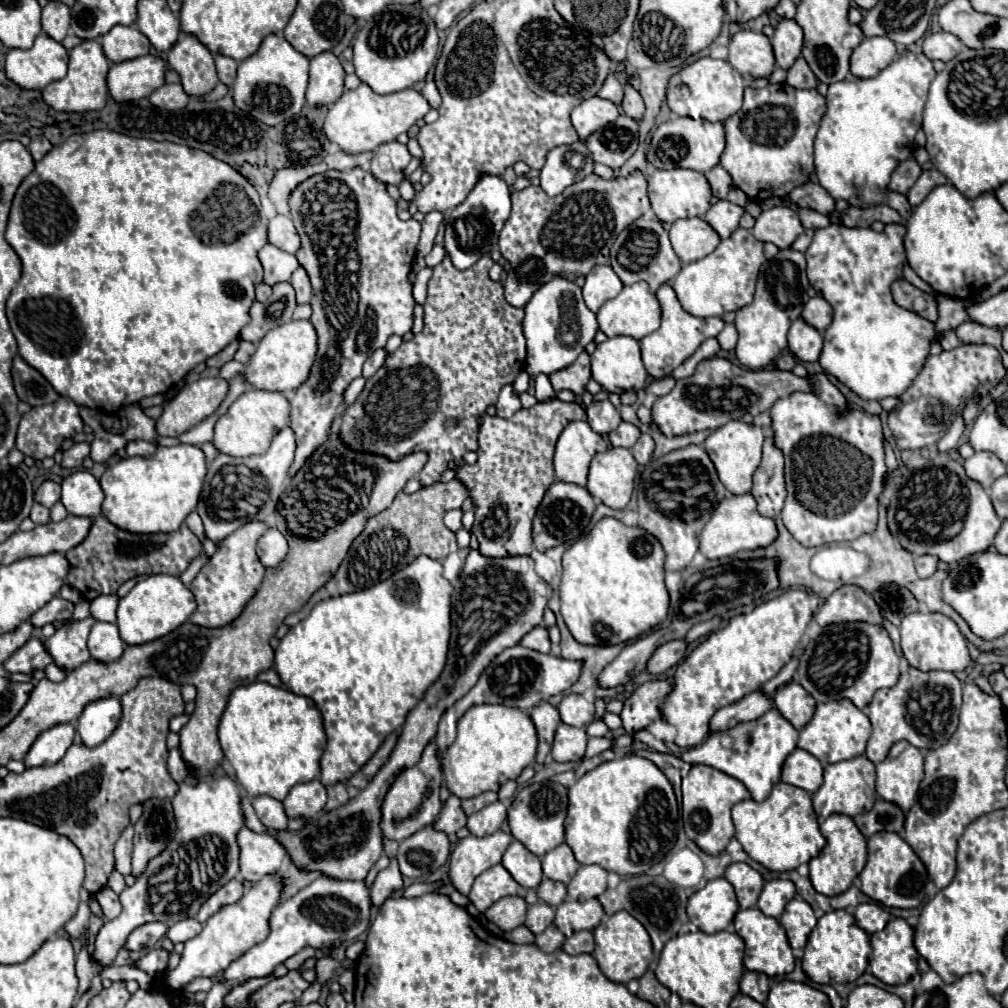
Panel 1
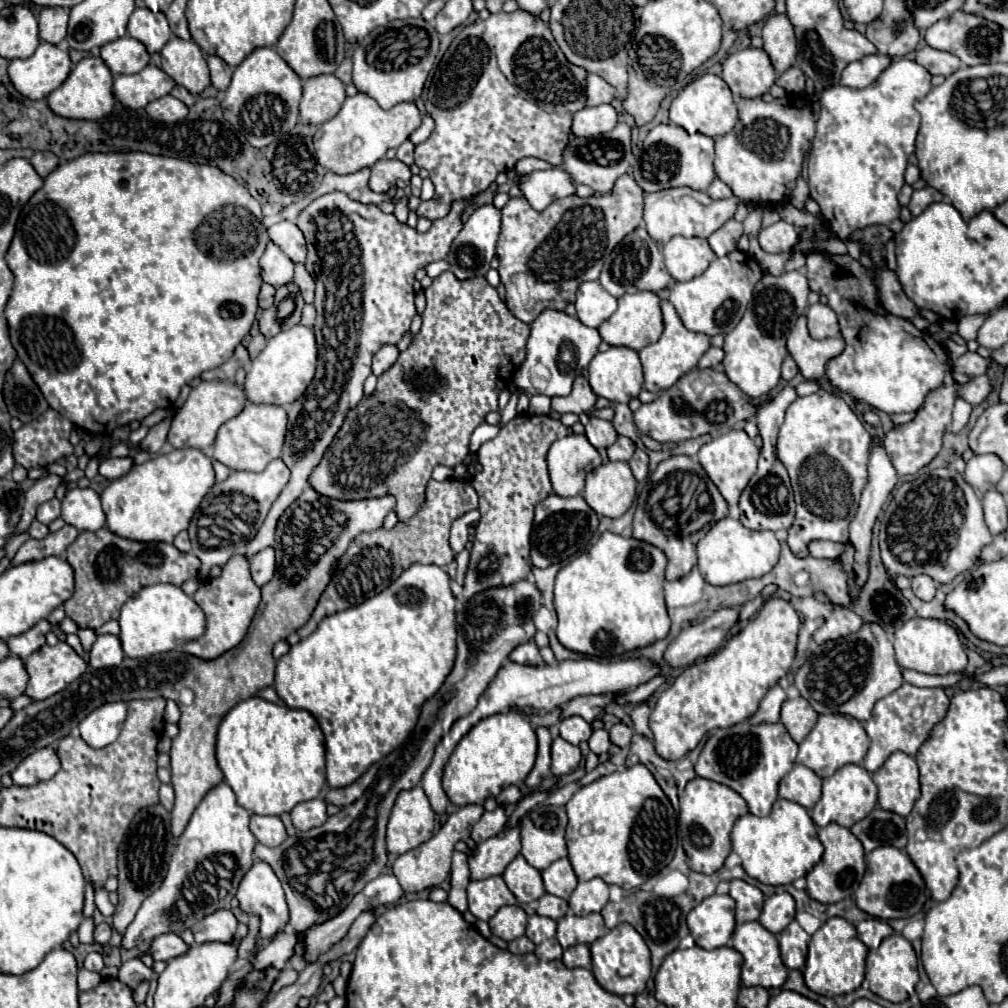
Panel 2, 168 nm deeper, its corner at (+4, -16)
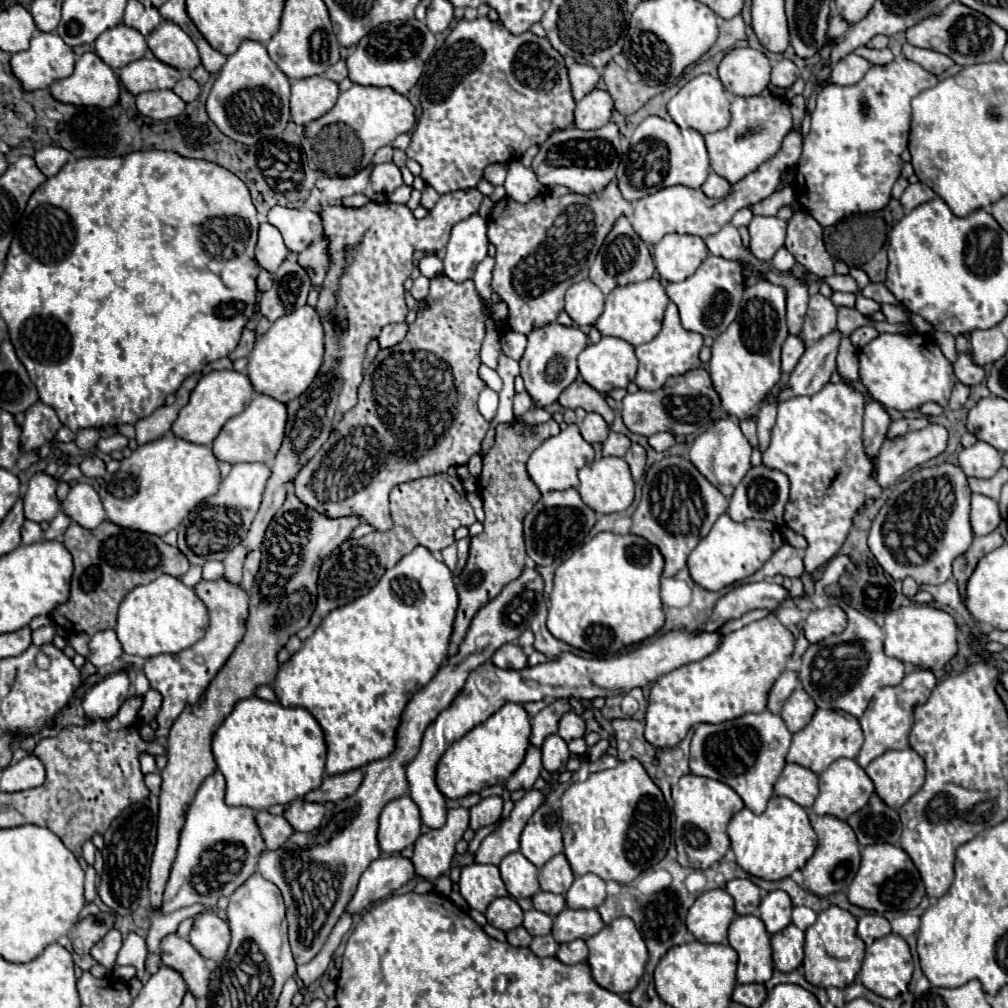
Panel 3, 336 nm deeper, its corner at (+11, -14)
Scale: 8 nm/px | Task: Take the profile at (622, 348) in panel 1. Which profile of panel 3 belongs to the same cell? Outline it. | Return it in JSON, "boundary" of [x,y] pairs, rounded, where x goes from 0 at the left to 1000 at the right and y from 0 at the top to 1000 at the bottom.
{"boundary":[[[598,333],[592,341],[584,341],[574,351],[574,369],[592,389],[622,385],[632,371],[628,343],[616,335]]]}

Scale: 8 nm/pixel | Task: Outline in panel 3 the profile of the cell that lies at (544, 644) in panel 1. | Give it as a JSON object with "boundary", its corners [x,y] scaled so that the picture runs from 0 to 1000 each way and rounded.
{"boundary":[[[501,639],[497,641],[487,657],[493,661],[493,663],[499,663],[499,665],[519,665],[523,661],[523,651],[519,647],[519,643],[515,639]]]}

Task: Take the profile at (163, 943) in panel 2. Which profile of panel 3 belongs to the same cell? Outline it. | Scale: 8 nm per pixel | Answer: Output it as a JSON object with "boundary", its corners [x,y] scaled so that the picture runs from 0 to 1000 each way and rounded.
{"boundary":[[[170,927],[160,933],[160,954],[182,968],[193,992],[203,992],[207,984],[207,960],[201,948],[182,931]]]}

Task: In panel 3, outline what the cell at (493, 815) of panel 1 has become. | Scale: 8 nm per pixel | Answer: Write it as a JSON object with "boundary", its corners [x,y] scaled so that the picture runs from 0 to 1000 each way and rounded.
{"boundary":[[[497,790],[479,792],[475,798],[467,802],[467,821],[473,825],[479,819],[493,817],[497,813],[497,806],[499,806]]]}

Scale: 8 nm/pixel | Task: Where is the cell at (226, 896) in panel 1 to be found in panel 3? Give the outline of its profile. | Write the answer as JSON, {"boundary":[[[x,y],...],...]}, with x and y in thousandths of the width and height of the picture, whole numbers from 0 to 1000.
{"boundary":[[[203,905],[193,911],[193,917],[188,925],[188,935],[193,942],[211,954],[219,954],[227,940],[227,919],[213,905]]]}

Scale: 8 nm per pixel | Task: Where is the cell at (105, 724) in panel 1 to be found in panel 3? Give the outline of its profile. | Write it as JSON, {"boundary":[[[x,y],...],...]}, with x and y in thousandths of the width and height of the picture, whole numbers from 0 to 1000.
{"boundary":[[[116,665],[100,673],[96,679],[88,683],[88,687],[82,692],[84,710],[90,714],[96,712],[106,714],[114,710],[118,700],[128,690],[128,681],[130,681],[130,673],[126,665]]]}

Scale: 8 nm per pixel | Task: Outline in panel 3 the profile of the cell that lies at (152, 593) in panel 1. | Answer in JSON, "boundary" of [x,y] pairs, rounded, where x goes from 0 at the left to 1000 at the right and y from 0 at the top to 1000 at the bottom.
{"boundary":[[[160,569],[156,575],[130,585],[118,601],[116,631],[124,649],[150,653],[158,649],[174,649],[191,641],[201,633],[207,621],[203,599],[197,595],[191,583],[184,581],[178,573]]]}

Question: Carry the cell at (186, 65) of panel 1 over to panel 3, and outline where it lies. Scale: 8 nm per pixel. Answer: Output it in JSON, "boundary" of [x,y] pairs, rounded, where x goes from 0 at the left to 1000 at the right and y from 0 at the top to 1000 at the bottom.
{"boundary":[[[162,20],[148,36],[146,44],[154,58],[160,62],[178,67],[178,69],[191,69],[199,63],[195,46],[191,40],[174,24],[168,20]]]}

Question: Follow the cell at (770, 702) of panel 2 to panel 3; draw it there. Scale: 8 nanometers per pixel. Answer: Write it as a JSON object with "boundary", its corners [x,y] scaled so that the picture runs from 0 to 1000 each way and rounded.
{"boundary":[[[779,665],[771,677],[767,679],[765,687],[763,687],[763,698],[761,698],[761,704],[767,706],[767,708],[773,708],[779,694],[785,690],[785,687],[793,681],[793,669],[791,667],[785,667],[785,665]]]}

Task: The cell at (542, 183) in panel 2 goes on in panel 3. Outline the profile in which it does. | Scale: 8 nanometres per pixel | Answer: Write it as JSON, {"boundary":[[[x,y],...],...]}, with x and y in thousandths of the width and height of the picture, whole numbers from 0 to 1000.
{"boundary":[[[515,159],[505,163],[503,179],[499,185],[503,188],[503,194],[513,200],[525,200],[527,196],[539,190],[539,183],[531,177],[529,169],[521,167]]]}

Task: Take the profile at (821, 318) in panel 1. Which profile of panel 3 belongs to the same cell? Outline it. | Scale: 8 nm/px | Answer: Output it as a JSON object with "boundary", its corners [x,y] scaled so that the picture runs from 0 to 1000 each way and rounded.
{"boundary":[[[814,292],[805,294],[803,308],[799,312],[799,321],[795,327],[797,337],[801,341],[811,339],[813,335],[816,335],[824,327],[828,327],[828,323],[830,323],[830,304]]]}

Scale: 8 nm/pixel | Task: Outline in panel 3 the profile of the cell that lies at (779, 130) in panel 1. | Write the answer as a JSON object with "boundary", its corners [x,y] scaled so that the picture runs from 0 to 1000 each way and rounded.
{"boundary":[[[731,95],[725,101],[725,123],[709,133],[699,135],[699,143],[705,157],[705,167],[721,177],[725,183],[733,181],[741,173],[749,171],[761,157],[771,153],[775,139],[785,129],[787,117],[779,97],[773,95],[747,95],[735,97]]]}

